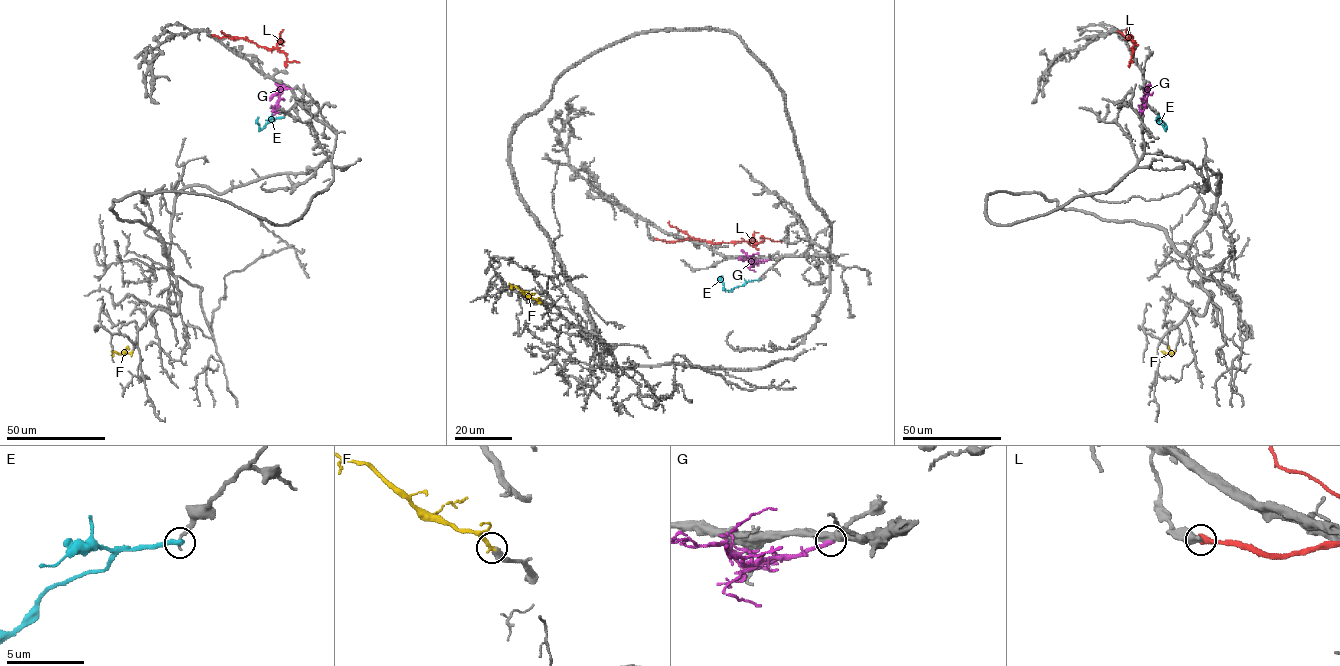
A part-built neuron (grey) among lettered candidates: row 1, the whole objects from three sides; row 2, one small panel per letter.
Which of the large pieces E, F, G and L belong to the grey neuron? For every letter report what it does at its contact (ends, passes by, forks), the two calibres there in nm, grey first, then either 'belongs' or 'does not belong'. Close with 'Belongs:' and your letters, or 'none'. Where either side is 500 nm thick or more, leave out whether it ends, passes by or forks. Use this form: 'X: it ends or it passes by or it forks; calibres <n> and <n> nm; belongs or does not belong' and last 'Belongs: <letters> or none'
E: it ends; calibres 240 and 360 nm; does not belong
F: it ends; calibres 480 and 280 nm; belongs
G: calibres 500 and 300 nm; does not belong
L: calibres 650 and 480 nm; does not belong
Belongs: F

